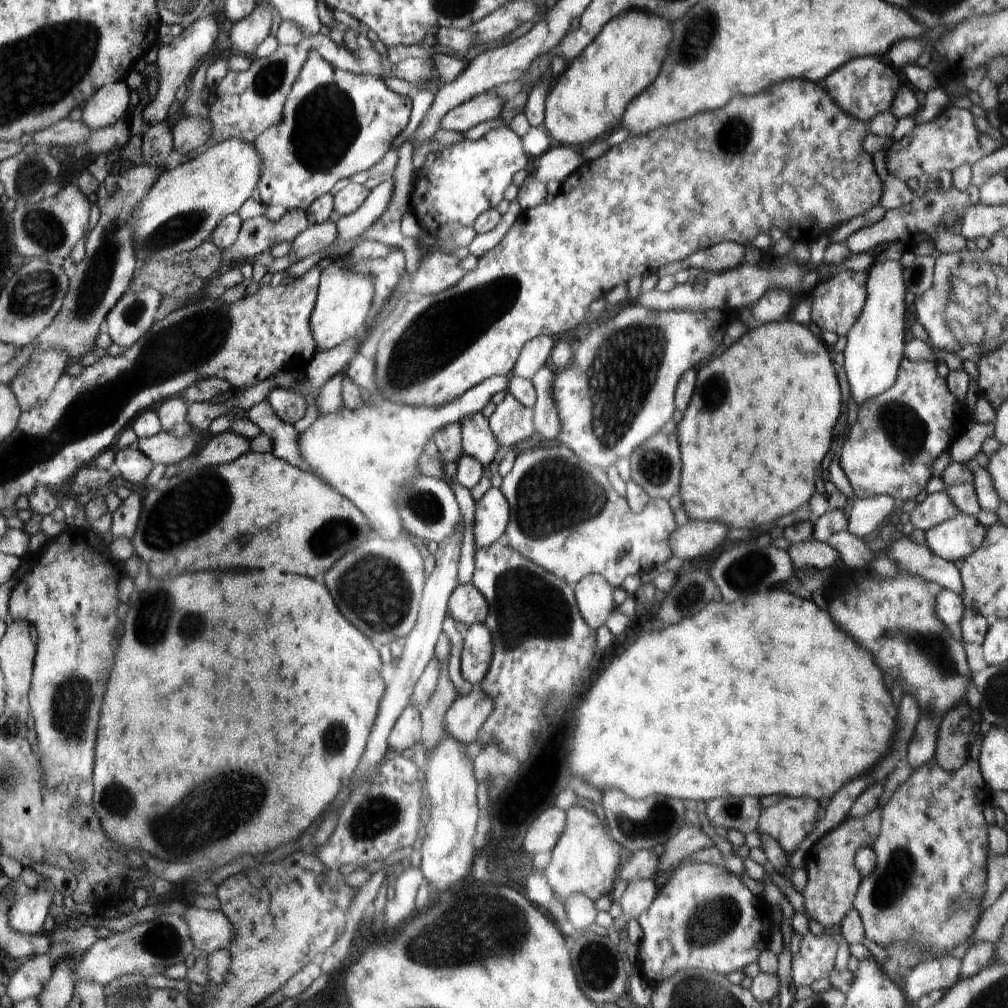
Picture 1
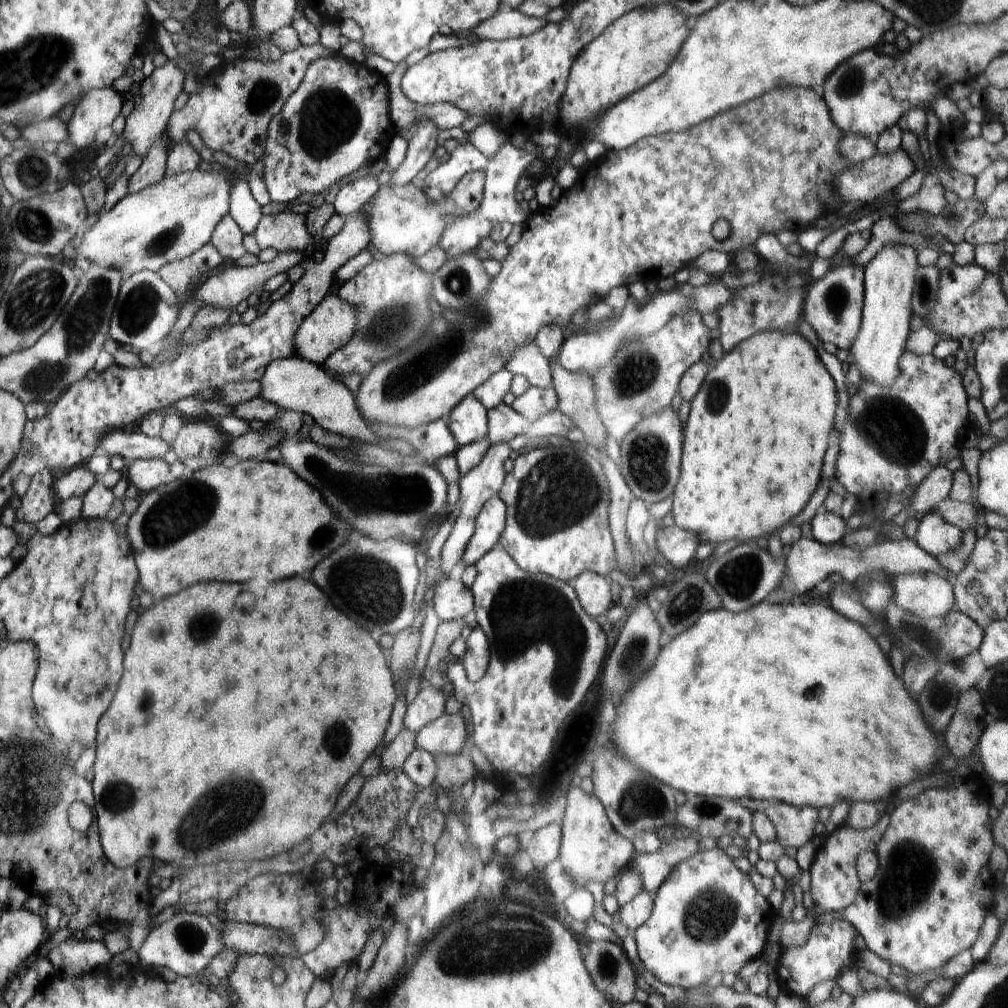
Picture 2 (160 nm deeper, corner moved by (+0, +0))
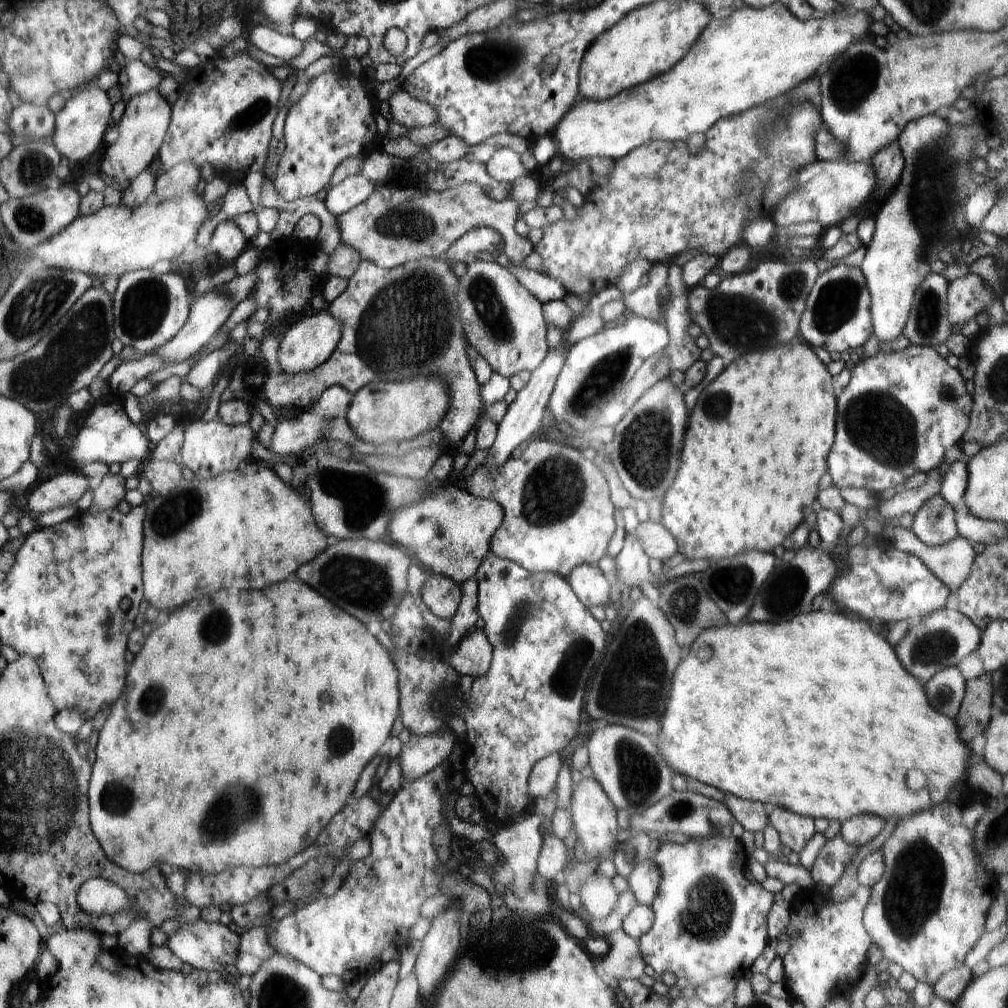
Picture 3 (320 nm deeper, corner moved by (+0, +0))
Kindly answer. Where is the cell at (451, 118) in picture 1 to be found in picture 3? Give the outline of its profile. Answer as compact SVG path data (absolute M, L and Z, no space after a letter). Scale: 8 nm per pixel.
M403 88L394 91L386 101L390 102L392 121L408 129L438 124L440 120L434 108L410 97Z

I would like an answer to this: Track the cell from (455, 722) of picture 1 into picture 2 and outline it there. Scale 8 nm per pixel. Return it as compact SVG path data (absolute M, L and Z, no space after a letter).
M460 712L444 713L416 732L416 749L425 750L432 756L464 753L467 728L466 719Z

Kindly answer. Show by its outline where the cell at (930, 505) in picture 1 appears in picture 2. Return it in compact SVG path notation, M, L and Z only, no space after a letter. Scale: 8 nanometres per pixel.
M946 497L942 502L938 502L932 512L938 512L942 518L946 518L946 522L962 528L962 532L968 528L977 529L978 526L985 524L985 514L978 514L978 510L974 508L970 501L958 502Z

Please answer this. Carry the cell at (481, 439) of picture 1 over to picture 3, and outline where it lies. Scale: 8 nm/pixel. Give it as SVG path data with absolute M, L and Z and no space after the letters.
M422 258L420 260L406 262L395 268L378 266L376 262L361 260L360 265L352 279L348 280L346 290L330 303L330 314L342 322L342 338L337 346L337 351L329 361L324 362L315 370L299 374L267 374L262 387L257 391L270 406L295 407L298 411L309 410L318 401L322 393L340 384L344 386L350 396L361 390L366 384L374 380L408 380L418 376L438 376L446 382L449 393L449 411L439 430L448 442L458 446L458 440L462 440L468 430L478 422L482 411L480 398L480 386L476 382L476 376L472 372L472 366L466 356L465 332L462 330L460 314L458 314L458 300L456 300L458 280L452 268L440 259Z

